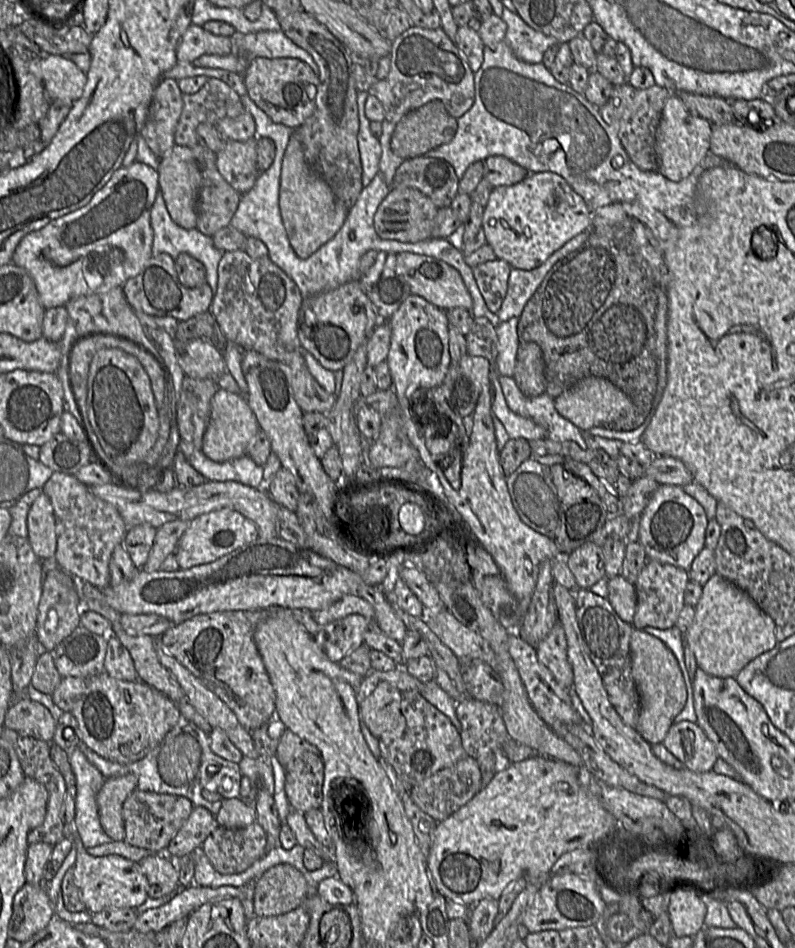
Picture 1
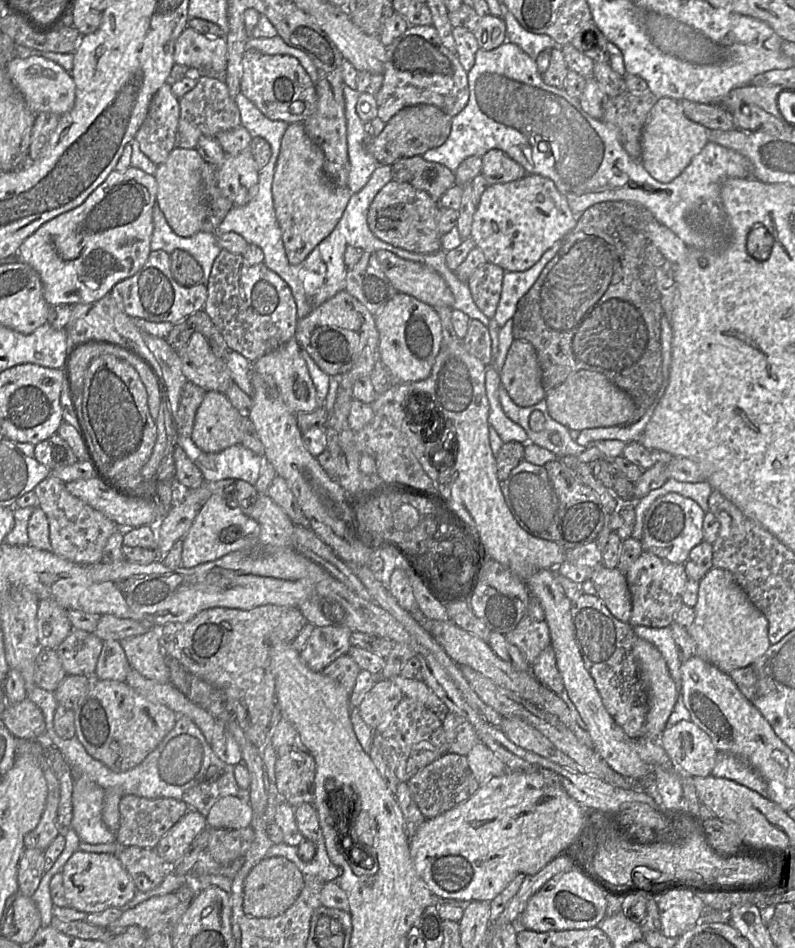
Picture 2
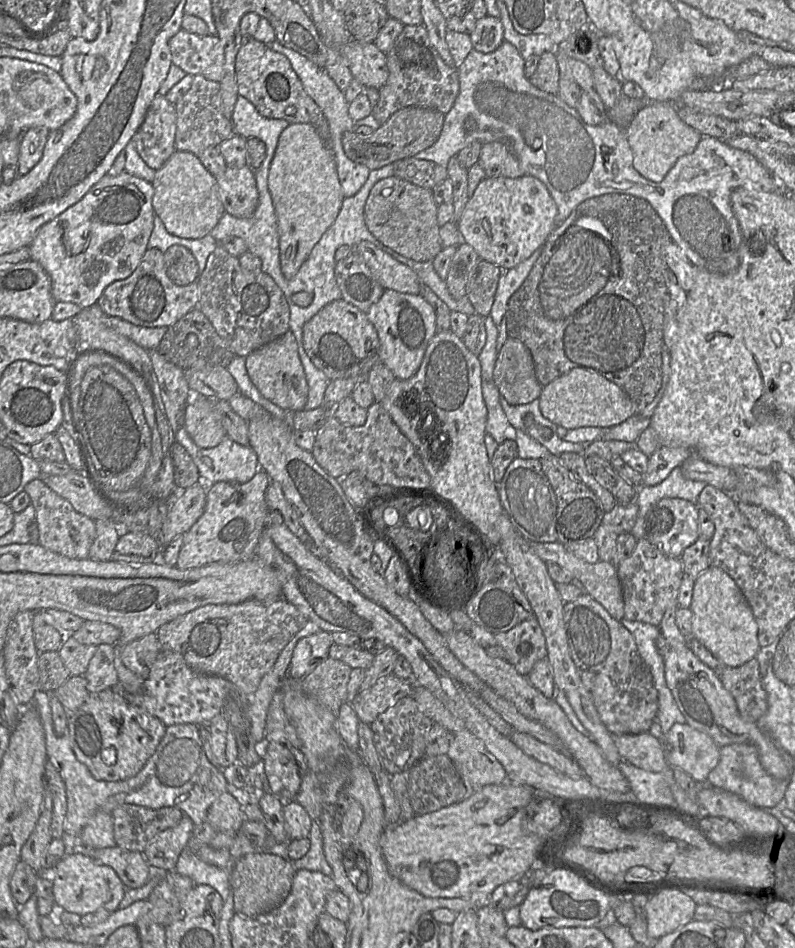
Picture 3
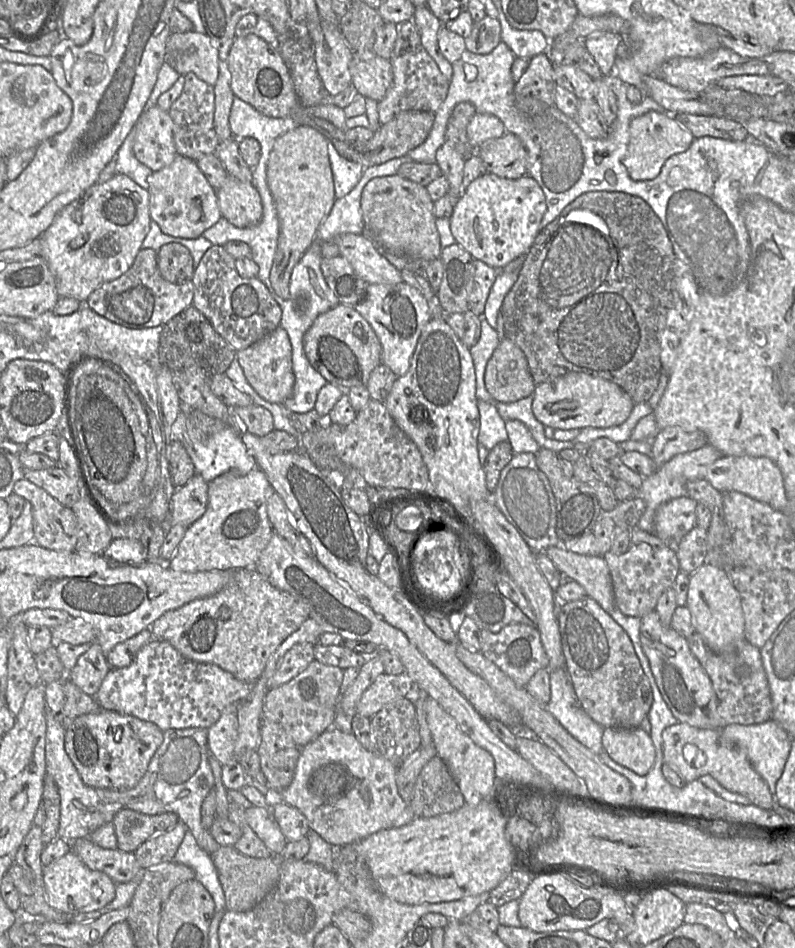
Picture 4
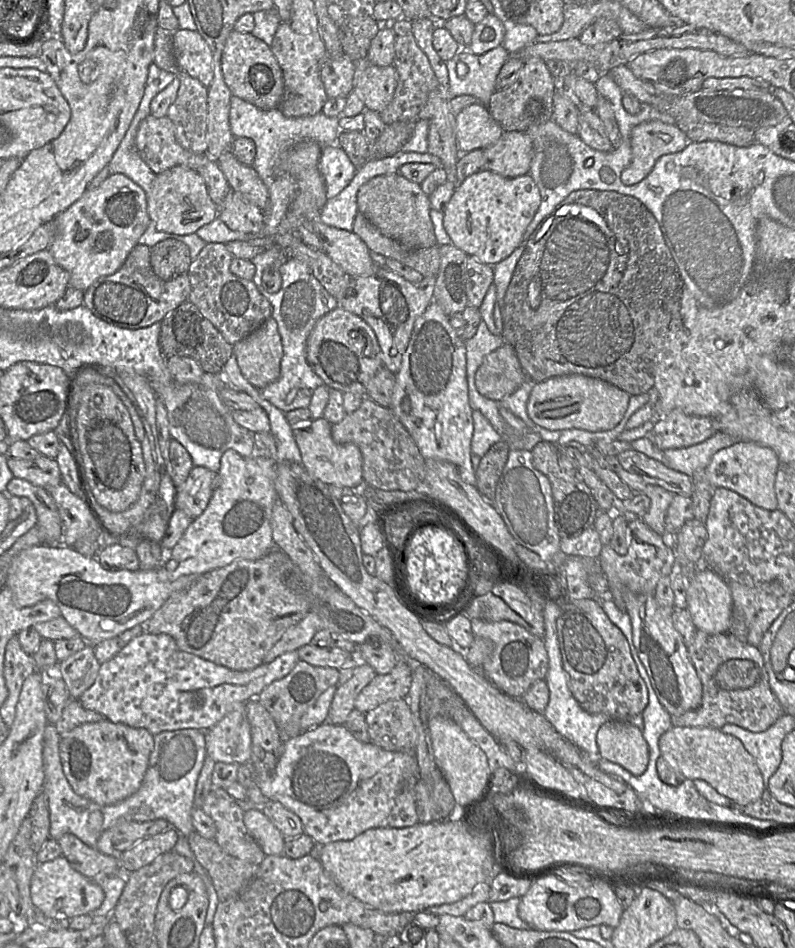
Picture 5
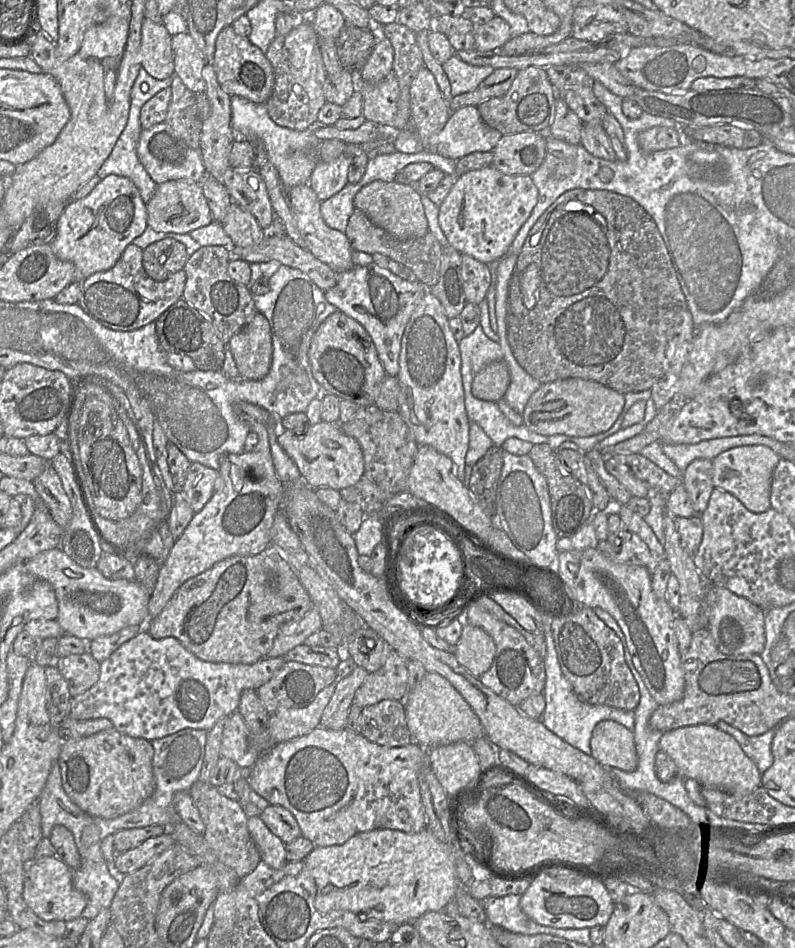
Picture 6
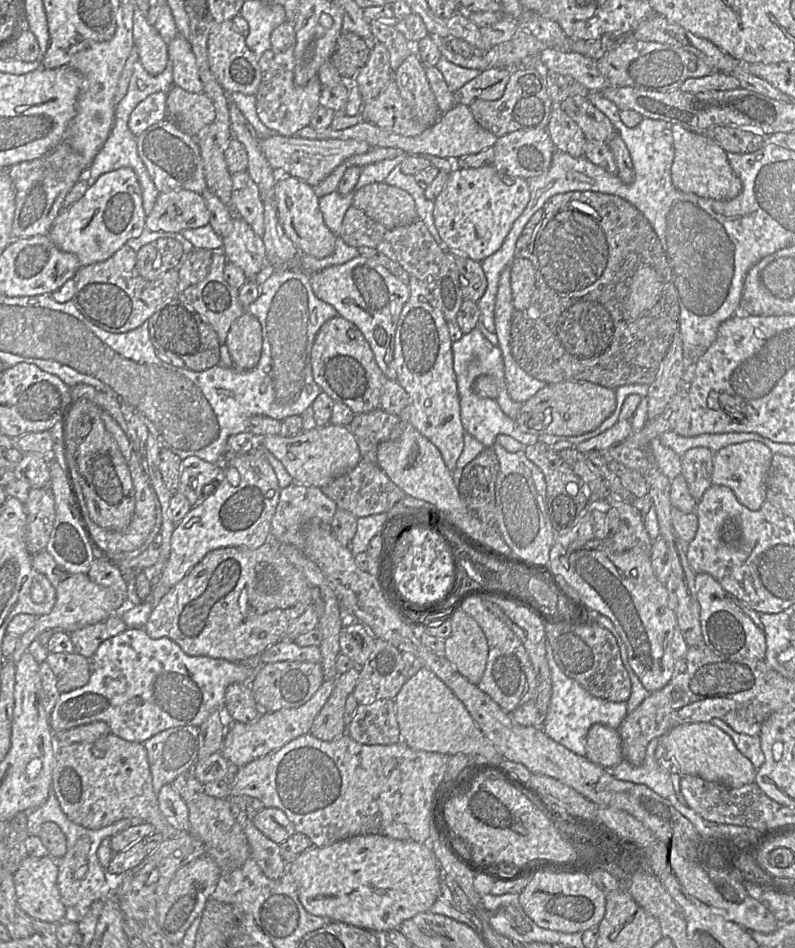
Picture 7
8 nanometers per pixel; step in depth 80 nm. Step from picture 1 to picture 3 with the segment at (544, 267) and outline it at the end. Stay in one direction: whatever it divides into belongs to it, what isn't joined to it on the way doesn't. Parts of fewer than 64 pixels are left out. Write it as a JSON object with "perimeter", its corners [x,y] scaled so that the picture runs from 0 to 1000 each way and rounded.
{"perimeter":[[[679,263],[673,265],[665,272],[649,282],[630,287],[616,329],[616,334],[620,336],[624,344],[630,341],[631,335],[635,333],[642,313],[660,296],[678,269]]]}

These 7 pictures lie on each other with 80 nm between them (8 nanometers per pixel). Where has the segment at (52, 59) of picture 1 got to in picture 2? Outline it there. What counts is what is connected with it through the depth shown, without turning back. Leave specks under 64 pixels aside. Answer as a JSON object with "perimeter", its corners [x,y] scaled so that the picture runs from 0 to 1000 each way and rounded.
{"perimeter":[[[49,59],[19,60],[9,68],[9,77],[42,119],[60,118],[78,122],[92,114],[96,91],[89,77],[74,68]]]}

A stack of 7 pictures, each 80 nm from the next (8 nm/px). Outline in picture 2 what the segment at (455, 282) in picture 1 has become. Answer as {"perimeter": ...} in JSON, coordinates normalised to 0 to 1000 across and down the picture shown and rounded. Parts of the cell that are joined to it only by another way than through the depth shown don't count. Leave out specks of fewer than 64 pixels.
{"perimeter":[[[474,264],[472,269],[492,300],[502,309],[508,309],[543,323],[569,324],[571,311],[557,292],[543,282],[535,278],[507,273],[493,266]]]}

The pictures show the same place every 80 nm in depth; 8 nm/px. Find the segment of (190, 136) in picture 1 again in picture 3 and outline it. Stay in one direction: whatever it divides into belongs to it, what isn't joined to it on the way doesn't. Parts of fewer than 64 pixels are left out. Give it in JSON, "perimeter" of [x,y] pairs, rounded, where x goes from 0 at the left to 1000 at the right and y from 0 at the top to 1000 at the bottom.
{"perimeter":[[[244,79],[238,95],[219,110],[221,118],[220,158],[252,164],[258,157],[273,155],[293,142],[289,124],[279,119],[277,86]]]}

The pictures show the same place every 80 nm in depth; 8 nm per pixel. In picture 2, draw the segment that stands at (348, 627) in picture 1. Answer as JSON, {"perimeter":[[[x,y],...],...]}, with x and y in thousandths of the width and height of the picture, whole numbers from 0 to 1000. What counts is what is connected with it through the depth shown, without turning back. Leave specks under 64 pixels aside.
{"perimeter":[[[396,661],[376,688],[379,696],[396,709],[404,709],[442,684],[443,666],[434,661]]]}

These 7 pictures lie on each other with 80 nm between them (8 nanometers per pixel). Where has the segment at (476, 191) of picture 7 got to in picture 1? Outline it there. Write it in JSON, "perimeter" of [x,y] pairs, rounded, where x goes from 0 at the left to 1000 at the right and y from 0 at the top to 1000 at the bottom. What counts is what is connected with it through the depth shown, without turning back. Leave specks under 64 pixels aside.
{"perimeter":[[[694,181],[665,182],[648,195],[624,197],[619,200],[609,219],[606,244],[625,273],[636,275],[648,284],[669,285],[682,280],[716,253],[738,243],[743,232],[745,223],[709,188]]]}

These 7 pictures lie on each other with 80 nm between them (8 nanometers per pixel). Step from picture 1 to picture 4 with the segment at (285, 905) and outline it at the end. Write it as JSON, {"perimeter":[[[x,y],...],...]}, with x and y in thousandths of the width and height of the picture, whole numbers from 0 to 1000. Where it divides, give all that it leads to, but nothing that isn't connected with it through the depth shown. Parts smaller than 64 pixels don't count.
{"perimeter":[[[277,892],[264,901],[264,904],[282,941],[284,960],[307,962],[317,959],[351,928],[351,906],[345,902],[336,905],[318,905],[299,899],[294,893]]]}

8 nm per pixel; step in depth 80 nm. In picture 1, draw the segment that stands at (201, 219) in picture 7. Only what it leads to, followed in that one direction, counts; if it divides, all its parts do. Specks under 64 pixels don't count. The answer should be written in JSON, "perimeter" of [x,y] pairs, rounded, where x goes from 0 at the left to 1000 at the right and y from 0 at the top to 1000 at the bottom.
{"perimeter":[[[220,152],[210,164],[201,168],[197,180],[200,184],[200,198],[216,232],[231,242],[247,241],[247,218],[253,182],[242,158],[236,155]]]}

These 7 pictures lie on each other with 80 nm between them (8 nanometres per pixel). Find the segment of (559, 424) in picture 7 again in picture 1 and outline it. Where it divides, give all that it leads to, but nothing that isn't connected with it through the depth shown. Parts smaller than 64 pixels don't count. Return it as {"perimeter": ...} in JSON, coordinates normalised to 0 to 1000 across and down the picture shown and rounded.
{"perimeter":[[[740,397],[732,399],[706,417],[697,421],[701,435],[732,455],[740,455],[746,450],[753,450],[786,438],[792,429],[791,418],[776,409],[766,401]]]}

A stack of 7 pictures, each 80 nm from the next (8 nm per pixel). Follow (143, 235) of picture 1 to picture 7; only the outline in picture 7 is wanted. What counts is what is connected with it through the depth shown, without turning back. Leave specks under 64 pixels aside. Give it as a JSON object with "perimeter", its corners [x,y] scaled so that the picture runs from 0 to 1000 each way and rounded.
{"perimeter":[[[153,176],[114,191],[98,212],[78,220],[60,248],[73,263],[93,268],[104,282],[132,275],[162,252],[176,249],[184,229],[172,186],[166,178]]]}

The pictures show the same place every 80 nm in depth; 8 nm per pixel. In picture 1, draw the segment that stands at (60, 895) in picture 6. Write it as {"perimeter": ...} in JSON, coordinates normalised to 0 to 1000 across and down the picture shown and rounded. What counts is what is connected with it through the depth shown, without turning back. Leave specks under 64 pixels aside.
{"perimeter":[[[107,896],[97,899],[93,915],[93,931],[101,939],[108,961],[114,964],[137,958],[171,958],[187,946],[186,930],[179,921],[175,909],[150,902],[118,904]]]}

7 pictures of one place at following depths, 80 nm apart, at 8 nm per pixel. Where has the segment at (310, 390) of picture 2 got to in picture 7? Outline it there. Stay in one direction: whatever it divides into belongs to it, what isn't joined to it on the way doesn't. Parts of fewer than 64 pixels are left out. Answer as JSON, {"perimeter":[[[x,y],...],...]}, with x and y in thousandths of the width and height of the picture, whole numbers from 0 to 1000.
{"perimeter":[[[307,329],[291,343],[282,361],[294,388],[313,391],[325,384],[331,365],[330,346],[326,338]]]}

